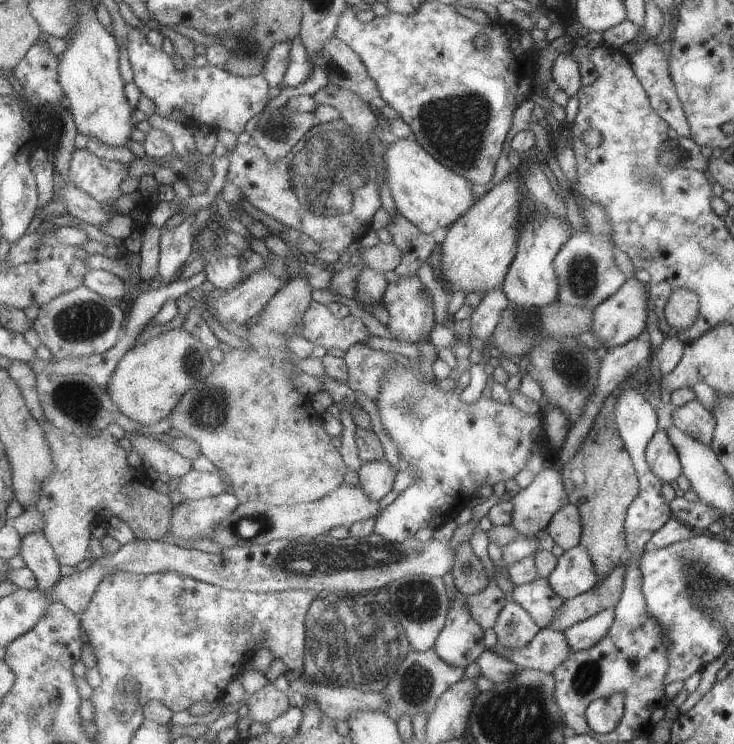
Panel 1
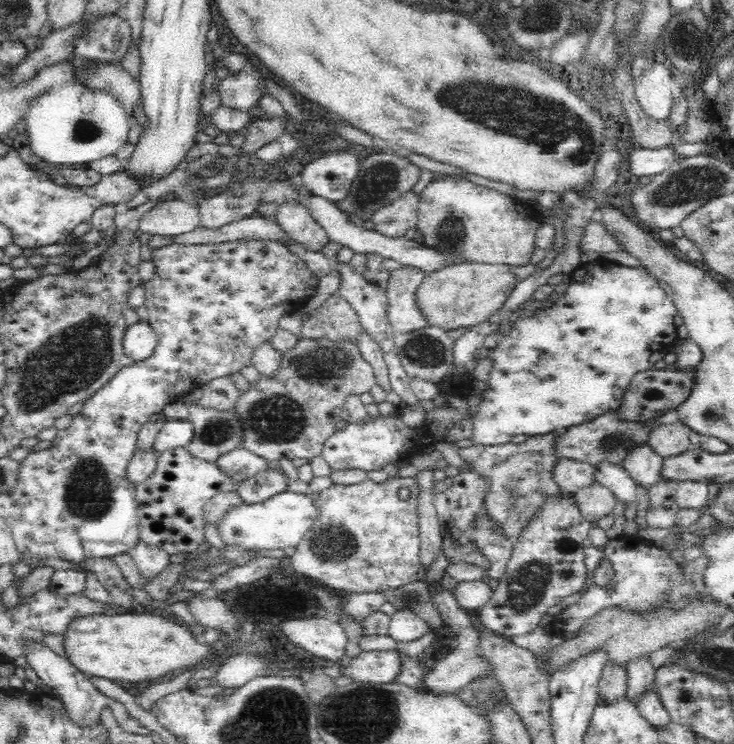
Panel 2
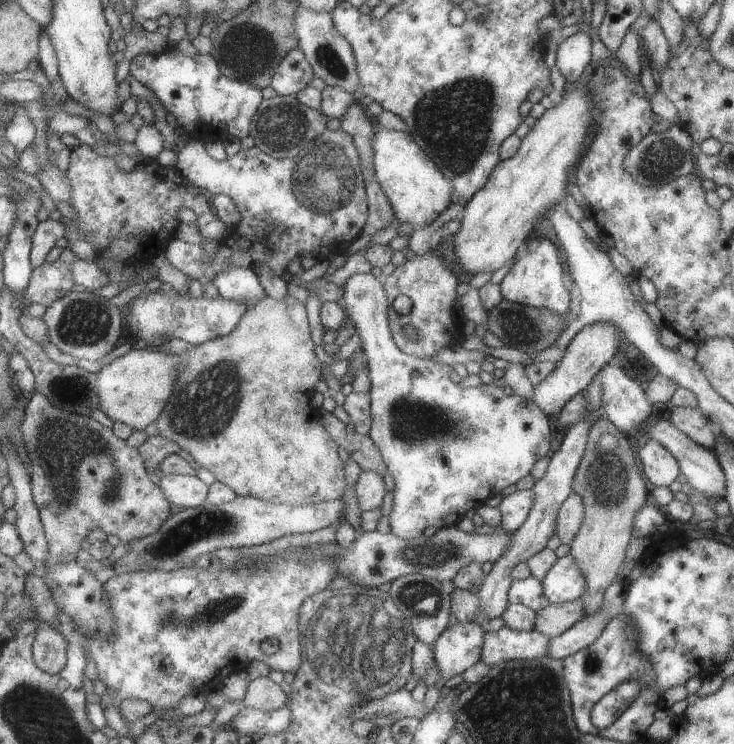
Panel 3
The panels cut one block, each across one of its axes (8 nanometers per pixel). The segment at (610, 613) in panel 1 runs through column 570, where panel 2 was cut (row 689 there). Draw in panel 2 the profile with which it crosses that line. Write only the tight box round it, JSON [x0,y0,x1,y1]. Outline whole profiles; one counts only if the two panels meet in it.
[625,656,656,706]

